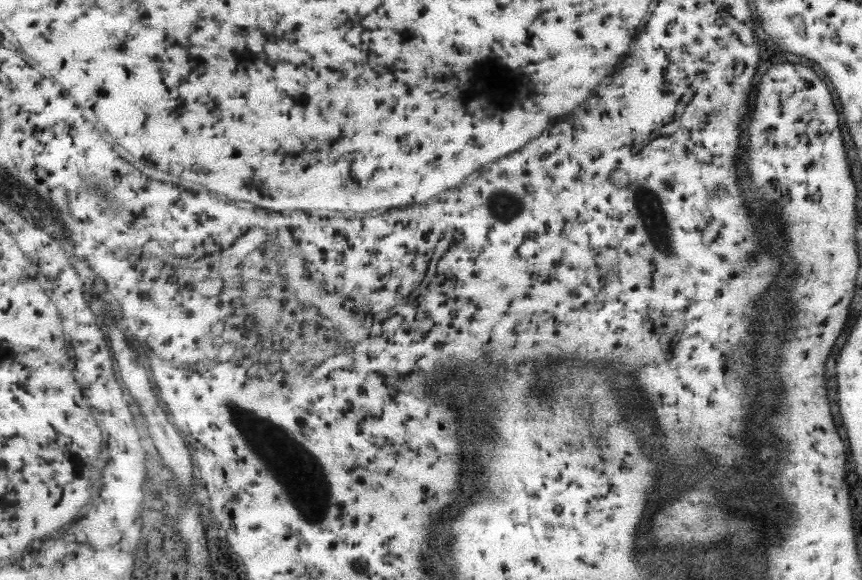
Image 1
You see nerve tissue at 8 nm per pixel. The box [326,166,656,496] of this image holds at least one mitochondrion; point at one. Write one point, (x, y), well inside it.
(503, 207)

